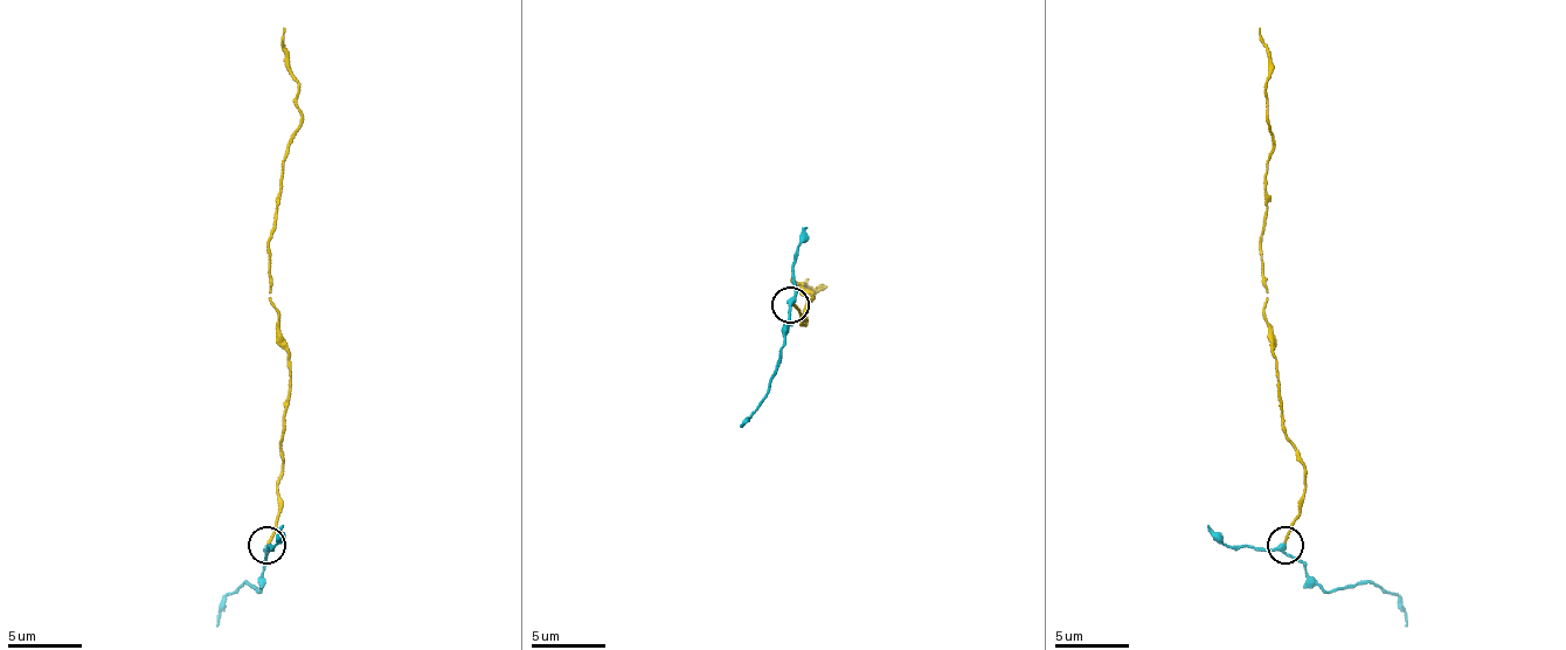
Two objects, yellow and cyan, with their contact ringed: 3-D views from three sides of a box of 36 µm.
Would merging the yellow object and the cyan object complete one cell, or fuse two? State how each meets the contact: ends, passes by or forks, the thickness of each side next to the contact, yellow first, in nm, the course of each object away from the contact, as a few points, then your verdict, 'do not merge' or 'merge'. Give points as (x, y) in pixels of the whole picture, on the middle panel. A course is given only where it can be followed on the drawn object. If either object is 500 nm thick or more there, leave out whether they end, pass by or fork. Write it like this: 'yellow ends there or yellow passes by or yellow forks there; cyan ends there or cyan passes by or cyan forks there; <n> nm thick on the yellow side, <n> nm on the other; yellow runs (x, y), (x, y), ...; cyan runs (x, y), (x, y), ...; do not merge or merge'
yellow ends there; cyan passes by; 190 nm thick on the yellow side, 240 nm on the other; yellow runs (791, 304), (805, 323), (805, 304), (813, 297), (791, 282), (813, 292), (824, 285), (813, 289), (810, 278); cyan runs (791, 304), (769, 392), (757, 410), (740, 426); do not merge

